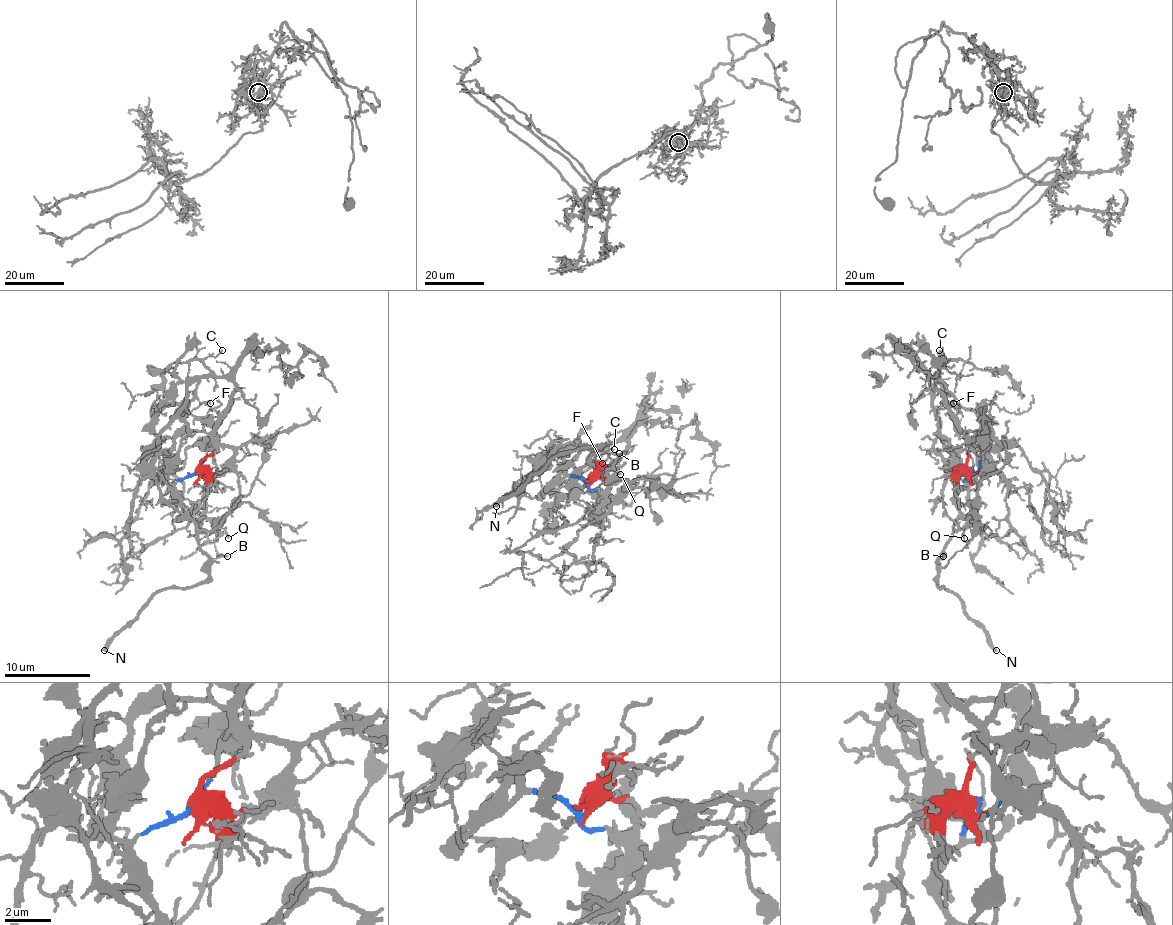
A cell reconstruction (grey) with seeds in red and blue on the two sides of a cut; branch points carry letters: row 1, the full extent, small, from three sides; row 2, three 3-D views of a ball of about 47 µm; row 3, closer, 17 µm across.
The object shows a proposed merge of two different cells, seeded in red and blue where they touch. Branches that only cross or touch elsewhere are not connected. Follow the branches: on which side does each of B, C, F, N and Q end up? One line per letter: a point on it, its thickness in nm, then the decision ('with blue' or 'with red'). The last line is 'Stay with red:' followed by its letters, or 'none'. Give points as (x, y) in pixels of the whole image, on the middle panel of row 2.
B: at (619, 453); 120 nm thick; with blue
C: at (614, 449); 110 nm thick; with red
F: at (602, 463); 100 nm thick; with red
N: at (496, 506); 340 nm thick; with blue
Q: at (620, 474); 120 nm thick; with blue
Stay with red: C, F

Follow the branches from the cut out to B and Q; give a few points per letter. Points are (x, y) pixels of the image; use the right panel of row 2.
B: (971, 470), (956, 493), (958, 519), (952, 525), (943, 556)
Q: (971, 470), (956, 493), (958, 519), (954, 528), (964, 528), (964, 538)

